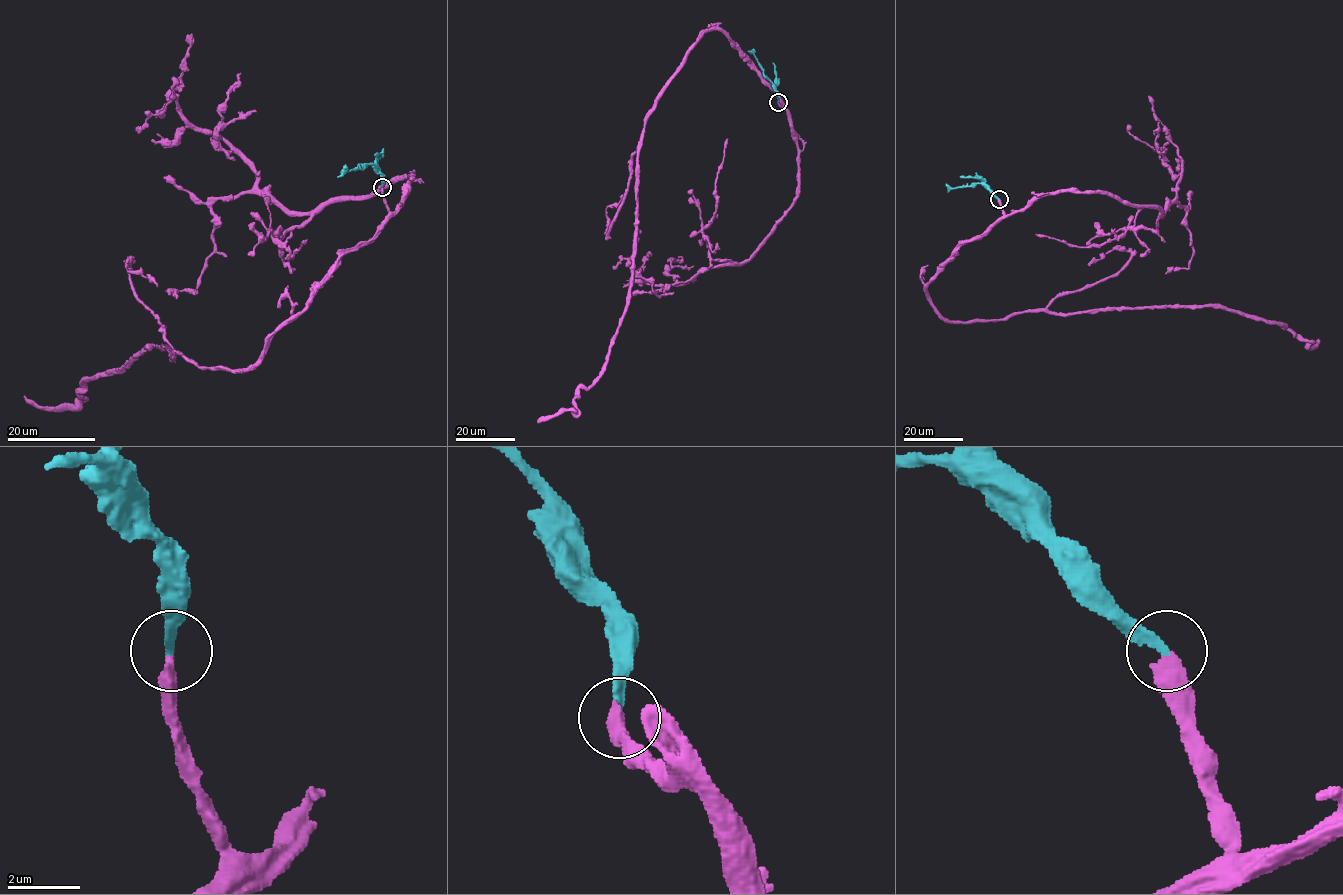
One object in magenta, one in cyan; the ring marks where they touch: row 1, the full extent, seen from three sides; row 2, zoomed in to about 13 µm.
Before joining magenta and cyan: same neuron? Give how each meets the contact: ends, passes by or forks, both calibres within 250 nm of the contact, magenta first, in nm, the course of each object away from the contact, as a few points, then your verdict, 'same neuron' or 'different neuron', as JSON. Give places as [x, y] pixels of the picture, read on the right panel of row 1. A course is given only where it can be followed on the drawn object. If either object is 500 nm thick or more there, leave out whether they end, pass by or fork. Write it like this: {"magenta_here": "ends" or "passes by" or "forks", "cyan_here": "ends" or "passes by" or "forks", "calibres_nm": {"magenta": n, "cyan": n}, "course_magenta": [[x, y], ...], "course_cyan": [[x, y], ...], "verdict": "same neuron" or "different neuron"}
{"magenta_here": "ends", "cyan_here": "ends", "calibres_nm": {"magenta": 480, "cyan": 240}, "course_magenta": [[999, 199], [1003, 215], [927, 287], [949, 321], [1218, 306], [1280, 322], [1307, 346], [1318, 339]], "course_cyan": [[999, 199], [980, 183], [947, 191]], "verdict": "same neuron"}

